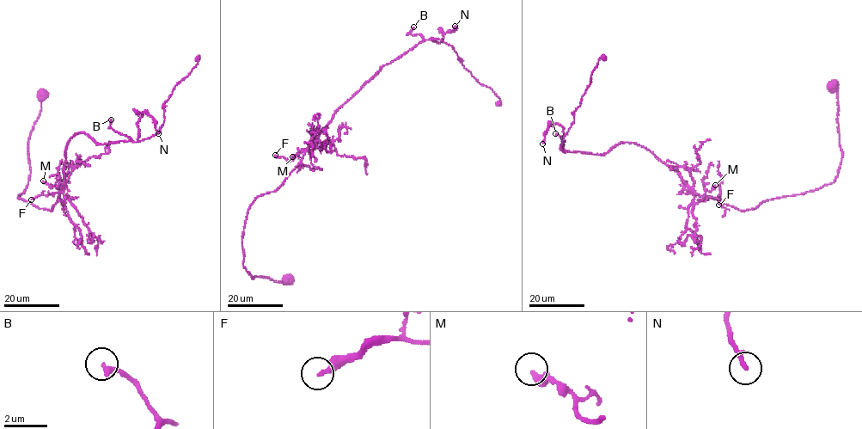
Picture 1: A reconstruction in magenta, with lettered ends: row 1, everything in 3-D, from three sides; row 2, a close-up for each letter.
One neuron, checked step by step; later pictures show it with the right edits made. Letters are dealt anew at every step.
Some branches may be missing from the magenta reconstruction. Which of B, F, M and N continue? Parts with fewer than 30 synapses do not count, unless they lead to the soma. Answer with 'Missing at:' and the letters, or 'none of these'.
Missing at: B

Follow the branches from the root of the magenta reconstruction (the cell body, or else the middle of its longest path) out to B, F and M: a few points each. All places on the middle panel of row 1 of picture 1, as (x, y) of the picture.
B: (287, 278), (253, 278), (245, 269), (249, 206), (278, 189), (337, 109), (423, 39), (409, 33), (413, 27)
F: (287, 278), (253, 278), (243, 265), (249, 206), (278, 189), (304, 152), (290, 161), (275, 155)
M: (287, 278), (251, 277), (243, 265), (242, 237), (250, 205), (278, 189), (307, 151), (292, 156)

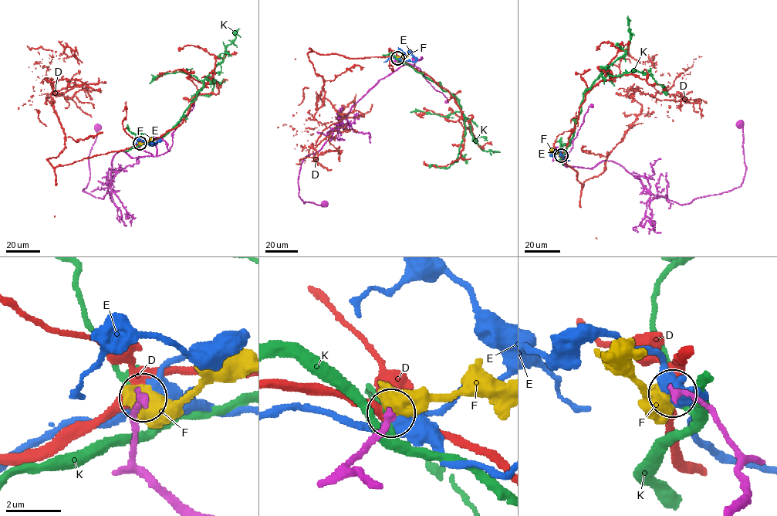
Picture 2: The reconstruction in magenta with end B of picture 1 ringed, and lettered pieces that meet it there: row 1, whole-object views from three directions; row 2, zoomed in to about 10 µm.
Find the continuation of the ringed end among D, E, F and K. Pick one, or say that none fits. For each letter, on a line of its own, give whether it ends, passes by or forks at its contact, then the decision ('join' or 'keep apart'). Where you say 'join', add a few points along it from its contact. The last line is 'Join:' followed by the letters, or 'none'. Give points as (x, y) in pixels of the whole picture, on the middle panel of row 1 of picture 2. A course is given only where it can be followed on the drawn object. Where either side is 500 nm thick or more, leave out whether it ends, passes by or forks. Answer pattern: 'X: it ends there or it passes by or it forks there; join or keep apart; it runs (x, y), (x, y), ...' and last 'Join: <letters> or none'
D: it forks there; keep apart
E: it passes by; keep apart
F: join; it runs (397, 58), (412, 52)
K: it forks there; keep apart
Join: F

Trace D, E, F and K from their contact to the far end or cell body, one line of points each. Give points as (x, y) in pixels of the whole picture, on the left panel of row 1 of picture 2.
D: (140, 143), (53, 168), (48, 161), (65, 147), (52, 84), (76, 79), (60, 95), (69, 86), (100, 92)
E: (140, 144), (150, 145), (159, 140), (150, 142)
F: (140, 143), (153, 140)
K: (140, 143), (167, 133), (196, 97), (204, 80), (214, 82), (212, 79), (210, 95), (193, 96), (194, 102)

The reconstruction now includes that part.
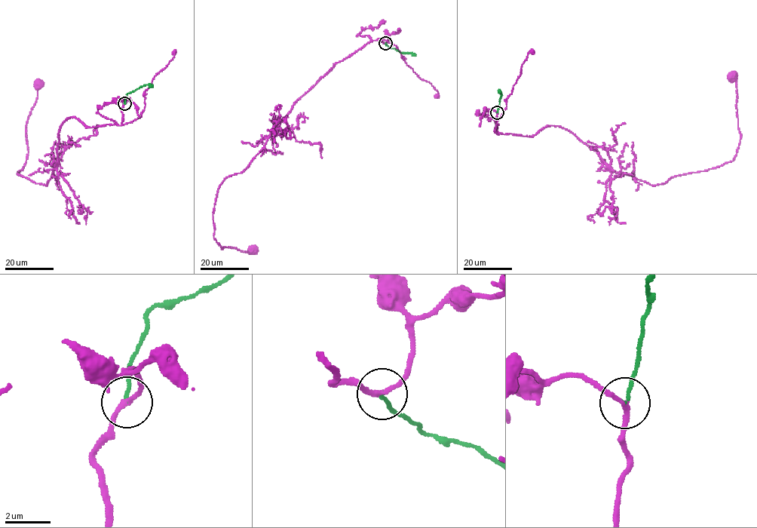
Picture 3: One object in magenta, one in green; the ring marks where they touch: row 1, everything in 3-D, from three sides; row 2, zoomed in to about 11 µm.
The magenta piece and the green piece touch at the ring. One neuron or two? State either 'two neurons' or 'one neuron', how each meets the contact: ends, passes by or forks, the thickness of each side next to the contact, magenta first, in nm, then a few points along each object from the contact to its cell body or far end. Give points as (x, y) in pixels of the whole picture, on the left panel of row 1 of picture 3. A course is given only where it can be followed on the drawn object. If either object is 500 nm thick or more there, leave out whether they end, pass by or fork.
one neuron | magenta passes by | green ends | 190/160 nm | magenta via (125, 103), (121, 126), (67, 118), (59, 164), (47, 185), (36, 184), (18, 173), (38, 83) | green via (125, 103), (127, 93), (142, 85), (153, 85)

